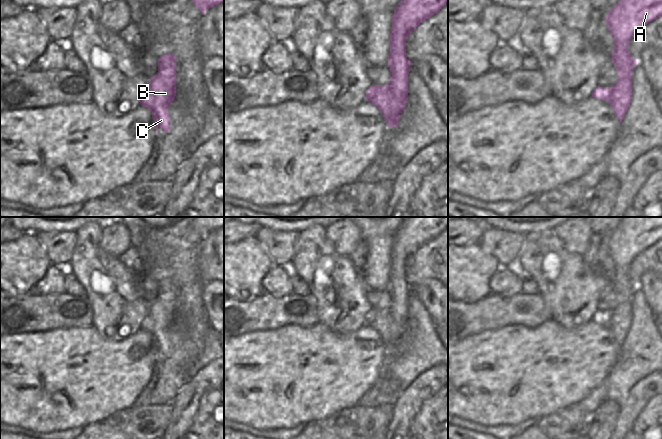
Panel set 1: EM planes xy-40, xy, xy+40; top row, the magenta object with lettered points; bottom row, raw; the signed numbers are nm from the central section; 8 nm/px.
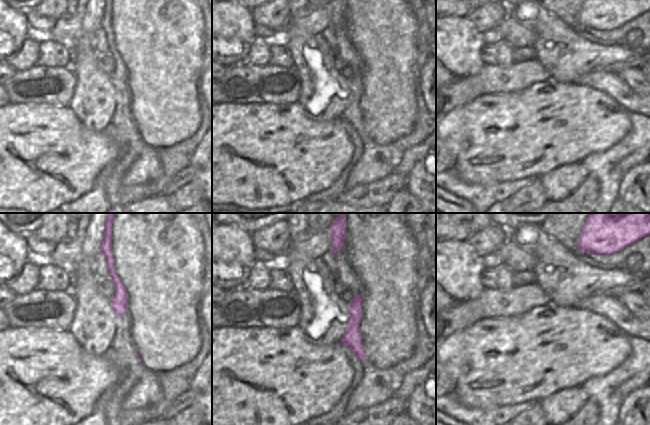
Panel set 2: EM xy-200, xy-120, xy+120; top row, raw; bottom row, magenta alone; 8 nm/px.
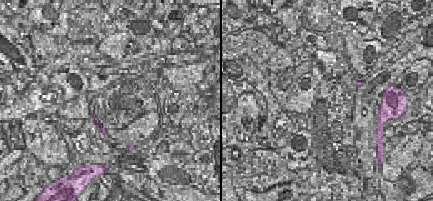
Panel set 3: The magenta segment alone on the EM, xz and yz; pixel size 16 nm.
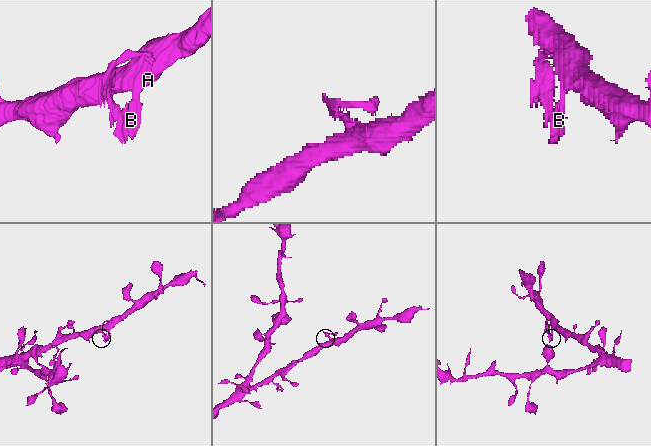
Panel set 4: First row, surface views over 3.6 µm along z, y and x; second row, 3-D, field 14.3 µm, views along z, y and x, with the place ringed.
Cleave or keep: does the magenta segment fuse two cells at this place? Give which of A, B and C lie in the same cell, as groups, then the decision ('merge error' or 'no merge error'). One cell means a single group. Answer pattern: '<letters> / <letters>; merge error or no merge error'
A B C; no merge error

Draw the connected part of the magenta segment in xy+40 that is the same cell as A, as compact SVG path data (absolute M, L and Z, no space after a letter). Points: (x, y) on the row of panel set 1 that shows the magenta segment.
M619 0L606 16L606 26L614 38L612 63L616 68L618 80L611 87L598 86L592 92L592 97L607 101L616 118L621 123L632 100L632 72L637 61L633 59L628 46L636 32L662 15L662 0Z

